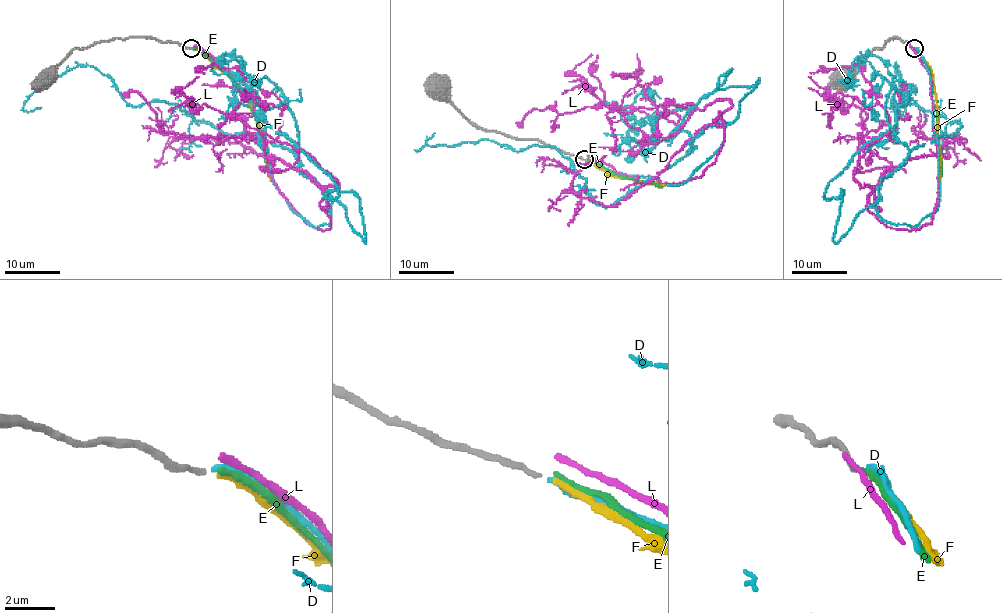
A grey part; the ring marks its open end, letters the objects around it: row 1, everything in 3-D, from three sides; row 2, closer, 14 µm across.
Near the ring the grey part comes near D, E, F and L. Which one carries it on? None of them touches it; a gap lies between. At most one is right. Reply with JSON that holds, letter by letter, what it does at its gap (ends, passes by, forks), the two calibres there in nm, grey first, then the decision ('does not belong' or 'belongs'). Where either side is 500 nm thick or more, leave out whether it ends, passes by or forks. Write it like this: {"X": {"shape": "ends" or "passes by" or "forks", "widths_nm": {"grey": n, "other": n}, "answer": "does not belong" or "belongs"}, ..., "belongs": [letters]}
{"D": {"shape": "ends", "widths_nm": {"grey": 170, "other": 280}, "answer": "does not belong"}, "E": {"shape": "ends", "widths_nm": {"grey": 170, "other": 220}, "answer": "does not belong"}, "F": {"shape": "ends", "widths_nm": {"grey": 170, "other": 200}, "answer": "belongs"}, "L": {"shape": "ends", "widths_nm": {"grey": 170, "other": 240}, "answer": "does not belong"}, "belongs": ["F"]}

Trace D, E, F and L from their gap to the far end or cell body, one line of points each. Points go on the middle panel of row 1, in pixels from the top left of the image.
D: (585, 159), (681, 184), (758, 79), (720, 88), (730, 69), (651, 150), (627, 133), (694, 106)
E: (587, 159), (619, 176), (662, 186)
F: (587, 159), (616, 176), (665, 186)
L: (588, 157), (661, 183), (698, 177), (732, 104), (695, 109), (655, 143), (616, 106), (534, 108), (518, 127)

